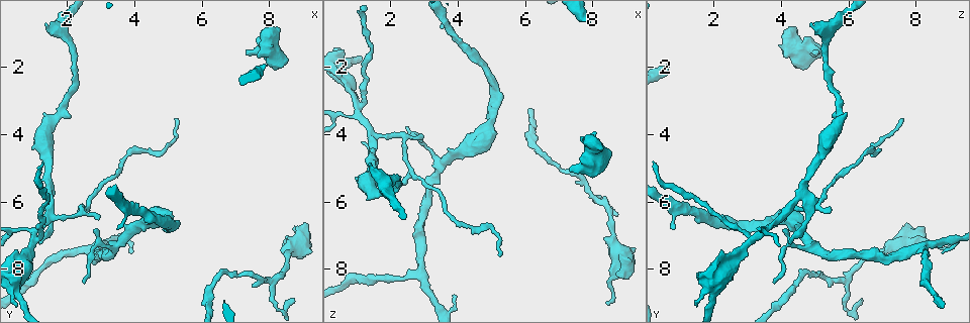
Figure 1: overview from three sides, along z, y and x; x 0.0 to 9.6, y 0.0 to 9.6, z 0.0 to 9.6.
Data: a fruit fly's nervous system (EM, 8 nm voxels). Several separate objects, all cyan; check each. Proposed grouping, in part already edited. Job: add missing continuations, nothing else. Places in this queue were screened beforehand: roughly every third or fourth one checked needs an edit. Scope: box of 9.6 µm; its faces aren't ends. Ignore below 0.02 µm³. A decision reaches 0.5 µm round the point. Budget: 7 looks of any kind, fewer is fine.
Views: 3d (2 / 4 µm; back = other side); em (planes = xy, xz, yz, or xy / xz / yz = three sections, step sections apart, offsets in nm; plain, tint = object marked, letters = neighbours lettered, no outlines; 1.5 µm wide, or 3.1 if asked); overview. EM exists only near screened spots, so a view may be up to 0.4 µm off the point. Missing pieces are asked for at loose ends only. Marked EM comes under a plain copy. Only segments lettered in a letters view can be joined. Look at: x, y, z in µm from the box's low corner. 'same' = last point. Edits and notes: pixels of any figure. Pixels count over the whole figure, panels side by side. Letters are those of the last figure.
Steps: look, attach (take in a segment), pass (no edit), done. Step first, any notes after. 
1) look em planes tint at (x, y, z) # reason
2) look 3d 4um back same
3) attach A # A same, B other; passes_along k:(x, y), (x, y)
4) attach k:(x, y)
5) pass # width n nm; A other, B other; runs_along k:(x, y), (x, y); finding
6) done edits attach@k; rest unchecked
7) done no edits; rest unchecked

look em xz step 4 tint at (8.75, 6.80, 8.10) # thick end

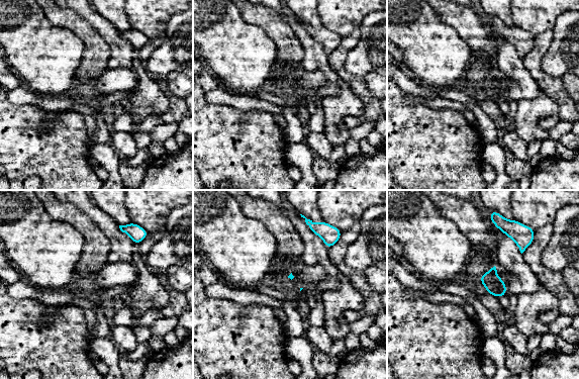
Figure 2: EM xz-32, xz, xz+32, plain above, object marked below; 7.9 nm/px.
look em planes letters same # cut it another way

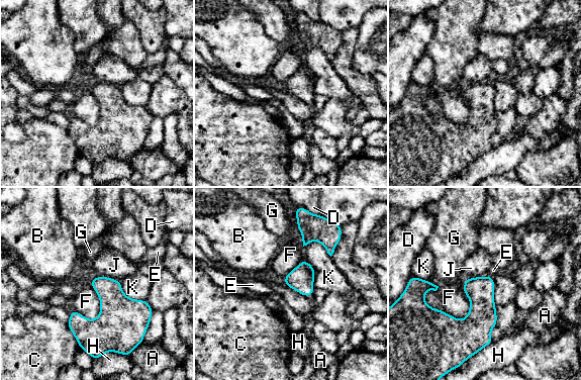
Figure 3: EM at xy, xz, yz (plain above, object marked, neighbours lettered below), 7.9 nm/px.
pass # A other, B other, C other, D other, E other, F other, G other, H other, J other, K other; border 3:(465, 279), (463, 318), (423, 300); none of them fits

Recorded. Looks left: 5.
look 3d 2um at (7.35, 1.55, 5.05) # stops while still wide

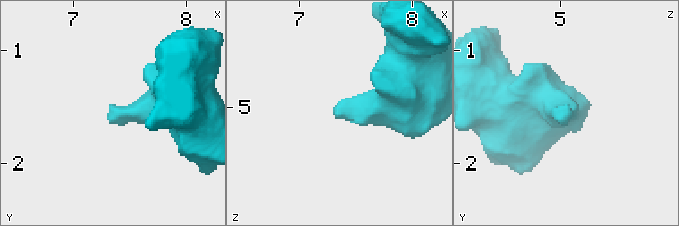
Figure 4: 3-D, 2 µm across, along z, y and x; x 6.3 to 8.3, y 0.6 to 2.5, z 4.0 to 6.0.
look em planes letters at (7.32, 1.56, 5.10) # now the EM

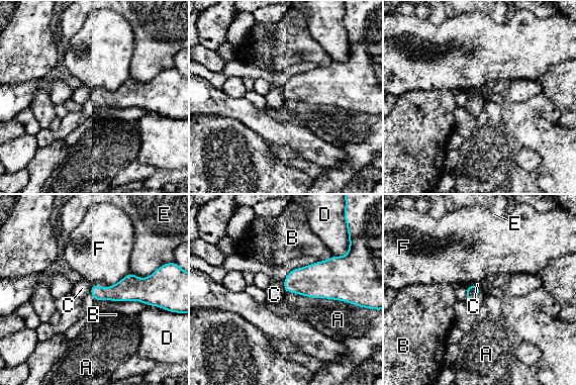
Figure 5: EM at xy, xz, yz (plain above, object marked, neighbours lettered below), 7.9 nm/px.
pass # A other, B other, C other, D other, E other, F other; none of them fits

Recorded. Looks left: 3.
look em planes tint at (1.35, 0.70, 4.90) # an open end

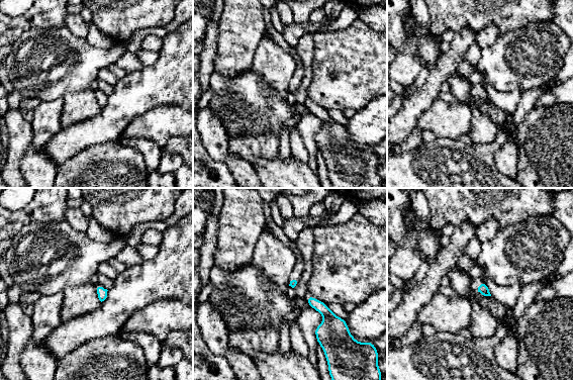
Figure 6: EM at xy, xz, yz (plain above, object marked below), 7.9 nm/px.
look em planes letters same # see the neighbours

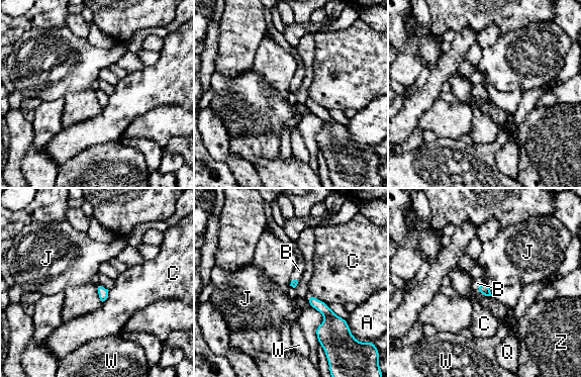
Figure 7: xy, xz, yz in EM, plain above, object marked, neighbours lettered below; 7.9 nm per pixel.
attach B # A other, B same, C other, J other, Q other, W other, Z other; passes_along 7:(484, 289), (479, 287), (477, 283); the neuron continues

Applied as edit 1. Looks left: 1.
done edits attach@7; rest unchecked

